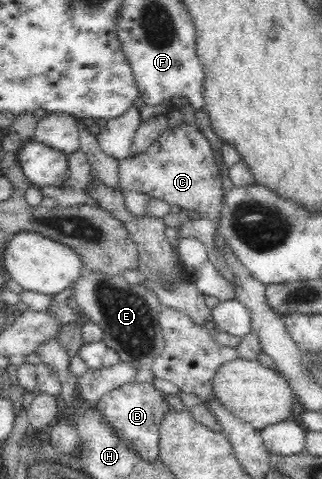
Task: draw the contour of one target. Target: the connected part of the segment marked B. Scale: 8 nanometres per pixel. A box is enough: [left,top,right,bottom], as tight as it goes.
[95,382,170,461]

